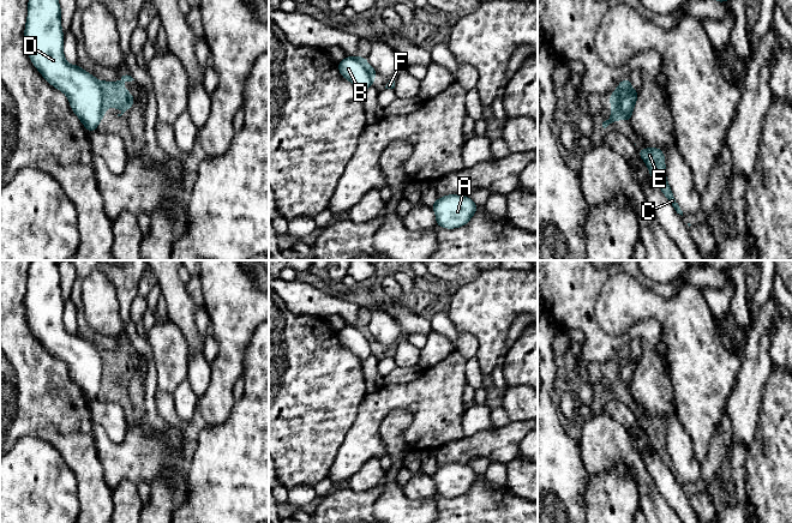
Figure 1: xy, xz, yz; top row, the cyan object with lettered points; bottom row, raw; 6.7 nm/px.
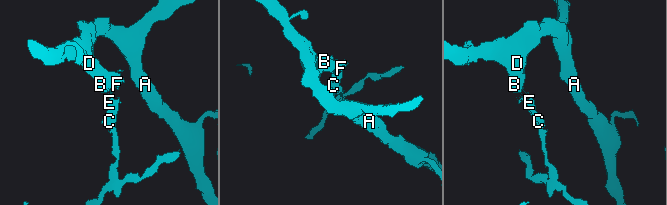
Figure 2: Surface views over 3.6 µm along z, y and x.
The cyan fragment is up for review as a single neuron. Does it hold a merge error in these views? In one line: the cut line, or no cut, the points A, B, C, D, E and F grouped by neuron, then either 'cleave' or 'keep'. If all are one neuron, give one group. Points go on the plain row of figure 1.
xy (98, 349), (101, 358), (100, 390) | A B D / C E F | cleave

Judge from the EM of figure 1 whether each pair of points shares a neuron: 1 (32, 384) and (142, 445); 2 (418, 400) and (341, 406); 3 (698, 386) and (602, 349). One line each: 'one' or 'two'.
1: two
2: two
3: two

